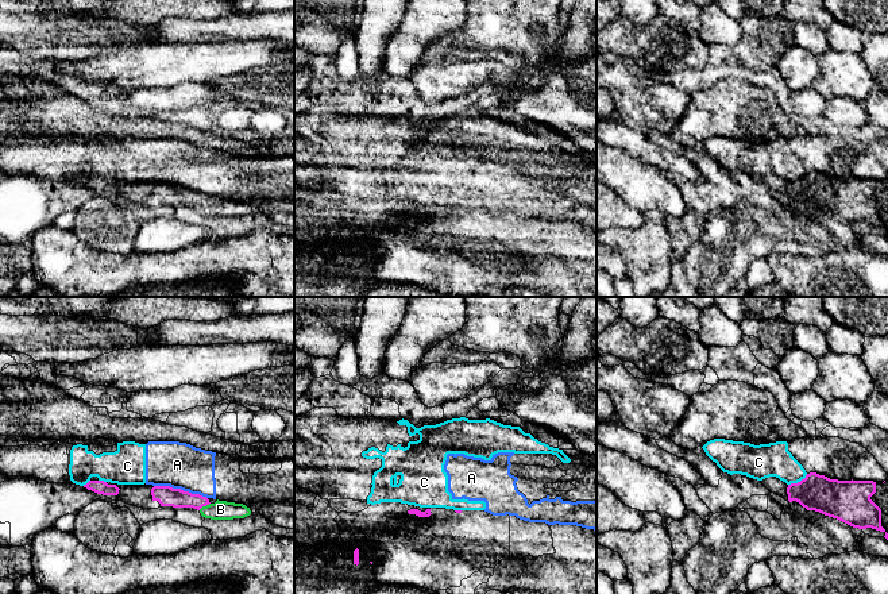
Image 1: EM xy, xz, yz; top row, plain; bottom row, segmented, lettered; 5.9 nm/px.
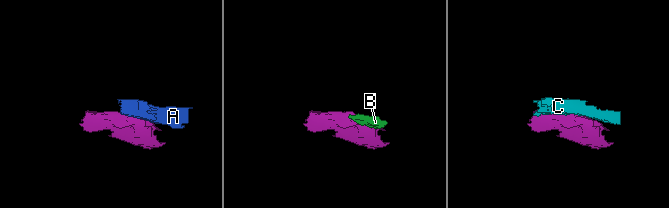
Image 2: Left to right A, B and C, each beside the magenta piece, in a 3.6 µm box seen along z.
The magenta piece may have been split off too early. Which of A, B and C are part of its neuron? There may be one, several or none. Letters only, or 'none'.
B

